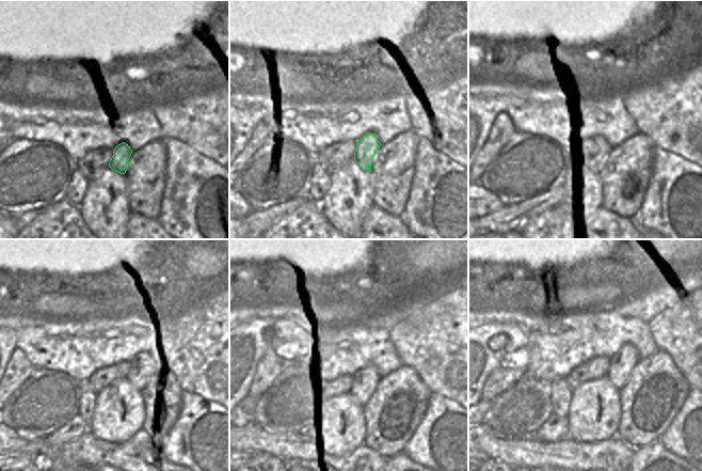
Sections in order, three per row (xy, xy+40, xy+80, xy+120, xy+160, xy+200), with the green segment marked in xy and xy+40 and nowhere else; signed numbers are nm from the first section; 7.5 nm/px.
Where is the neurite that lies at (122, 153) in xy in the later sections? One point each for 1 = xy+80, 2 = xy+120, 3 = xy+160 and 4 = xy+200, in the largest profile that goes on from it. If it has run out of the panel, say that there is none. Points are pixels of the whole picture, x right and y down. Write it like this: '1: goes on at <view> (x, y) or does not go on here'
1: goes on at xy+80 (604, 147)
2: goes on at xy+120 (137, 378)
3: goes on at xy+160 (375, 376)
4: goes on at xy+200 (622, 363)

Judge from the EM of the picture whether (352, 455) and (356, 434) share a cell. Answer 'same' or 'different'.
different

